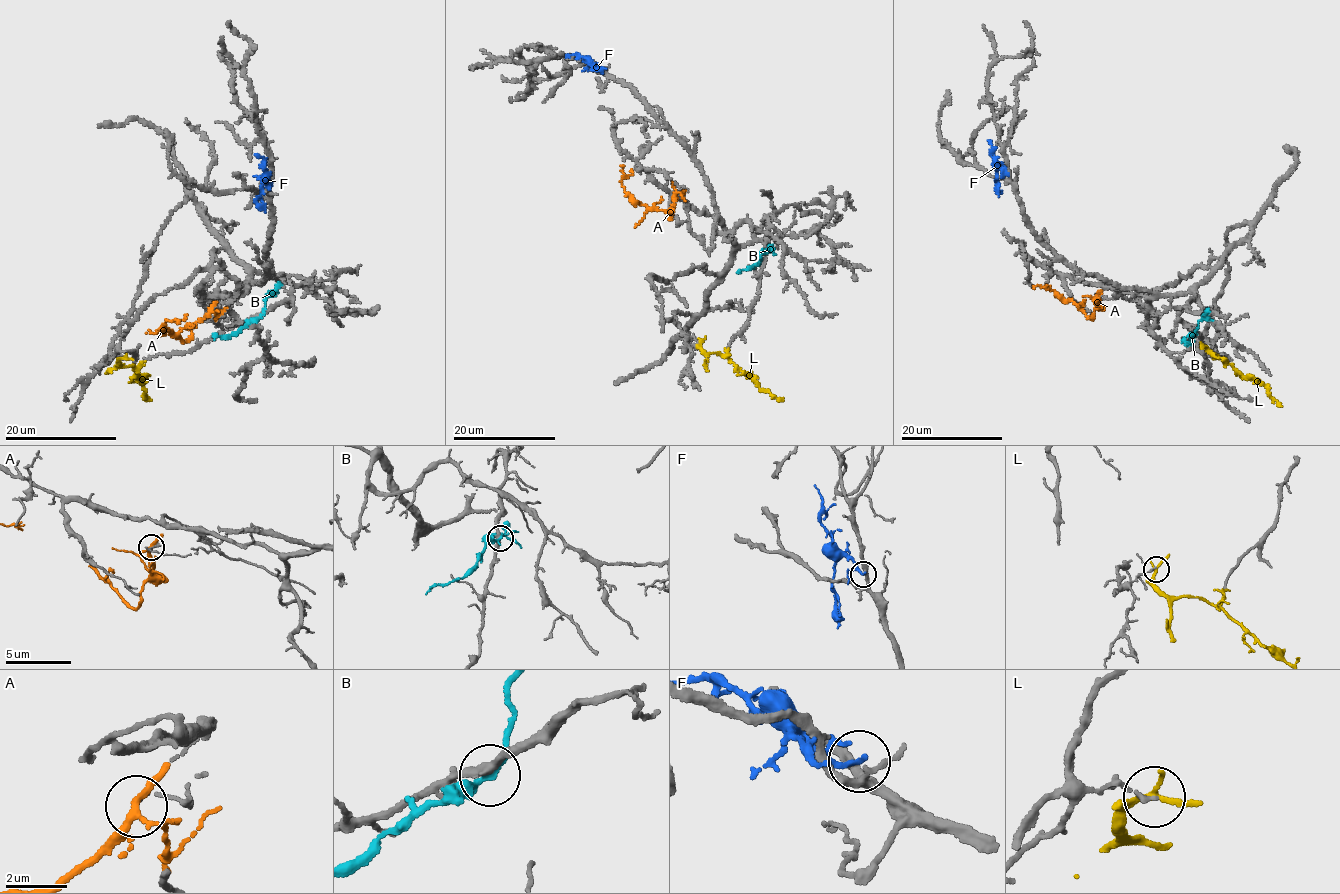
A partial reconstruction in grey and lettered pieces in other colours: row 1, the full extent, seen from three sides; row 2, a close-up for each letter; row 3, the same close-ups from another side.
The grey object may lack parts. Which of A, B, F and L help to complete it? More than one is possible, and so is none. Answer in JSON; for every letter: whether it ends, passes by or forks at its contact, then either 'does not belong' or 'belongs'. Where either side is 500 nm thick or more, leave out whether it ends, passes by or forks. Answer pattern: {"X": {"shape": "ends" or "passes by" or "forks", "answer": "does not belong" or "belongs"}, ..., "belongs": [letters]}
{"A": {"shape": "forks", "answer": "does not belong"}, "B": {"shape": "passes by", "answer": "does not belong"}, "F": {"shape": "passes by", "answer": "does not belong"}, "L": {"shape": "passes by", "answer": "does not belong"}, "belongs": []}

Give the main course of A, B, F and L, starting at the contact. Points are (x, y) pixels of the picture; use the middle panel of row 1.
A: (674, 197), (672, 210), (666, 212), (648, 208), (635, 201), (621, 184), (632, 170)
B: (767, 251), (761, 253), (752, 267), (737, 273)
F: (602, 69), (590, 64), (597, 70), (605, 68)
L: (701, 342), (703, 351), (722, 355), (761, 389), (783, 399)

